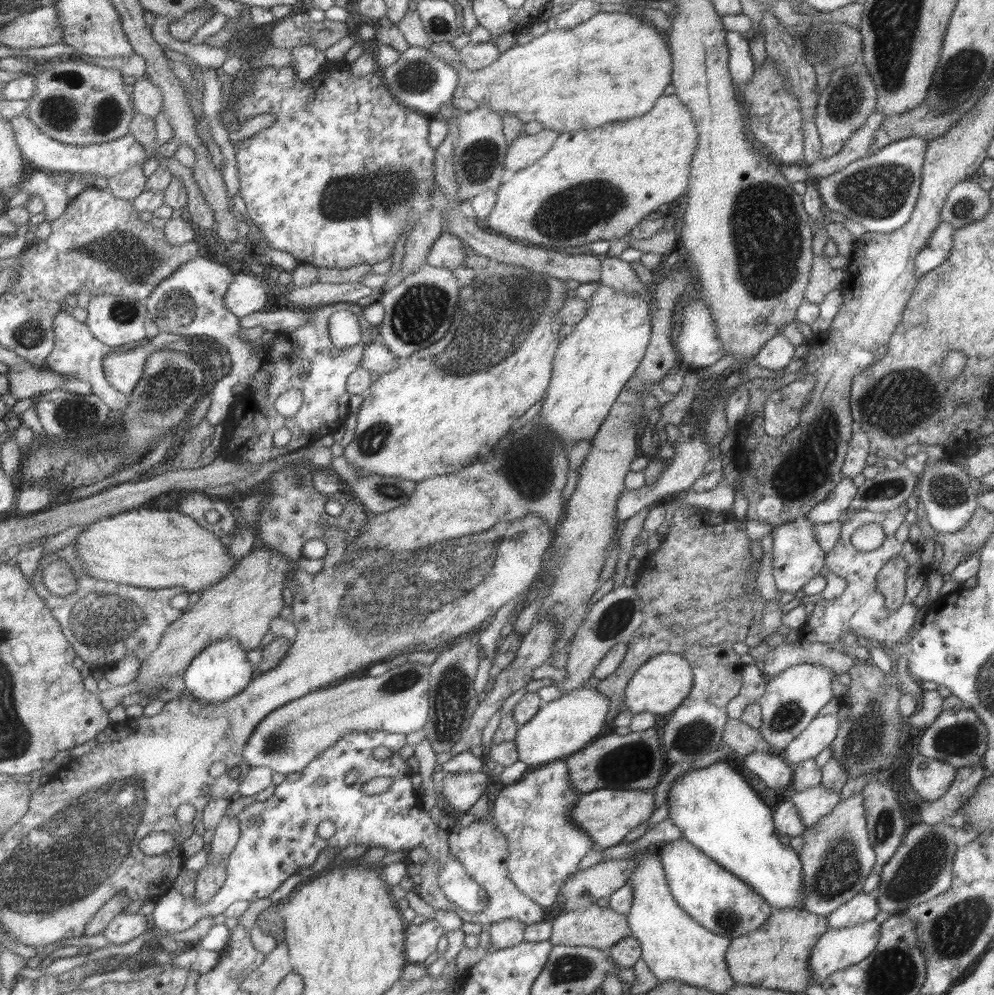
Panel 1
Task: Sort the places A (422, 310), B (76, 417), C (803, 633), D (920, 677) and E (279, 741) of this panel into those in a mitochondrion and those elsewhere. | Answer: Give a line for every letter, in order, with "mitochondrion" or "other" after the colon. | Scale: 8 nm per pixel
A: mitochondrion
B: mitochondrion
C: other
D: other
E: mitochondrion

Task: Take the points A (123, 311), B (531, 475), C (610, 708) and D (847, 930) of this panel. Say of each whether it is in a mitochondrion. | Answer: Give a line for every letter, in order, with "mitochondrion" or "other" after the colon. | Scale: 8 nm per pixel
A: mitochondrion
B: mitochondrion
C: other
D: other

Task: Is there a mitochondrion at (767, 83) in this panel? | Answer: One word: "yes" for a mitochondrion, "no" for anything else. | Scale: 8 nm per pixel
yes

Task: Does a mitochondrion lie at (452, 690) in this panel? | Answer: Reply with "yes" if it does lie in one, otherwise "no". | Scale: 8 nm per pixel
yes

